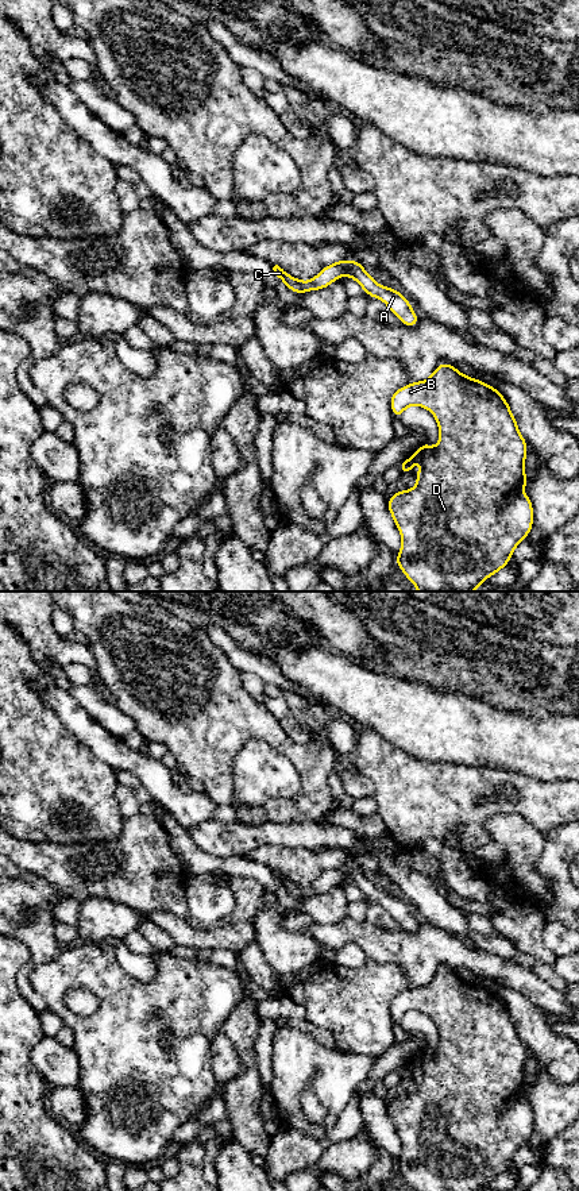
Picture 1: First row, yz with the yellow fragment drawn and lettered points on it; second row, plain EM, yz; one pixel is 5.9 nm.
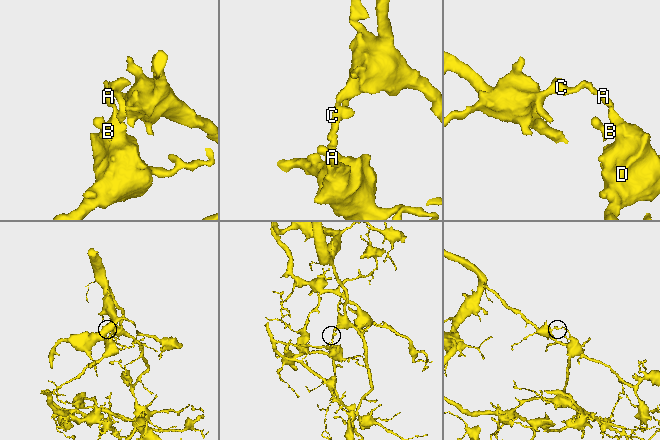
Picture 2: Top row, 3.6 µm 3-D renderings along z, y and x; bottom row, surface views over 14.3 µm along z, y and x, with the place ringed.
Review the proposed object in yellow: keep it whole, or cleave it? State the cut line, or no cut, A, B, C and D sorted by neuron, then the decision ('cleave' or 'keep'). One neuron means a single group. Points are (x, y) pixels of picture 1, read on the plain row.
yz (346, 864), (342, 867), (343, 878) | A B D / C | cleave

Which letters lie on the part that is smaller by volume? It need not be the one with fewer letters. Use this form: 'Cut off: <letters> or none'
Cut off: A, B, D

